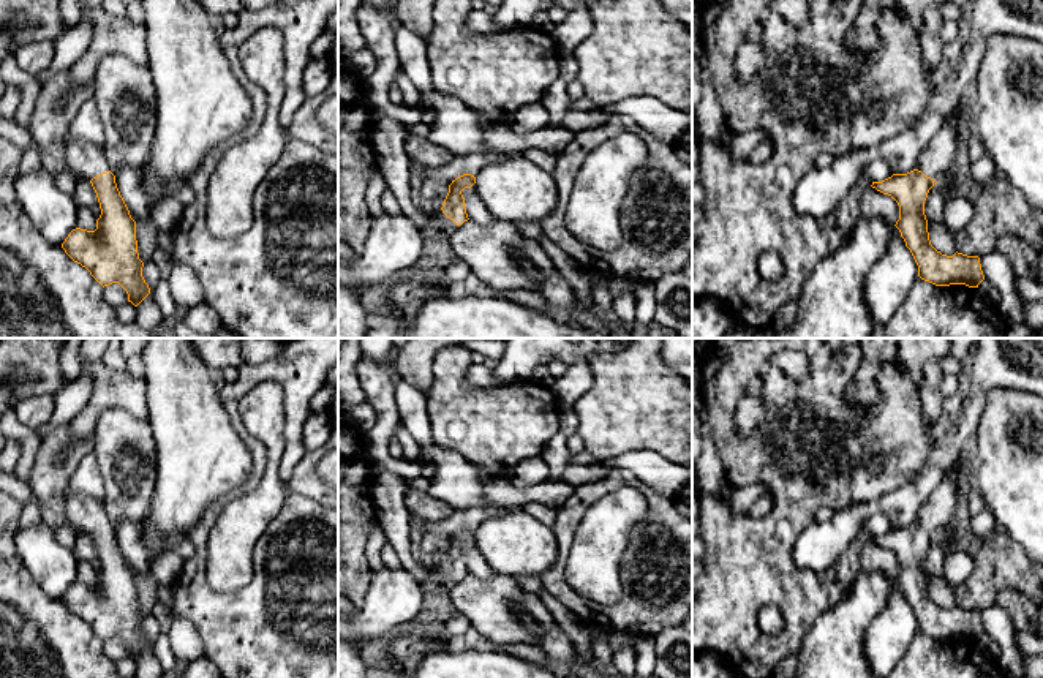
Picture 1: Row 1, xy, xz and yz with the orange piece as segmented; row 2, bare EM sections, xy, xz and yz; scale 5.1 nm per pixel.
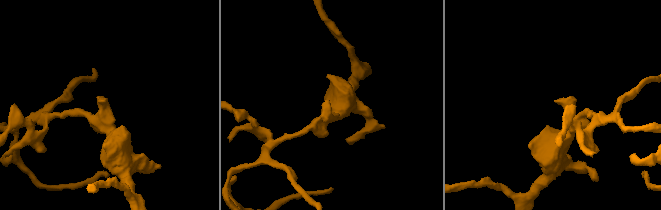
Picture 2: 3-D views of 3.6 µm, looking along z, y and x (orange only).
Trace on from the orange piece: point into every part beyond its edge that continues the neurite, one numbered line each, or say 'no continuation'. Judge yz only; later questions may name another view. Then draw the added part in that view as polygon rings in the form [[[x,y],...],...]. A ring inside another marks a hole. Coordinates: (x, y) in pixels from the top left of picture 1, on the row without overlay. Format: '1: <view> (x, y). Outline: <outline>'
1: yz (937, 509). Outline: [[[956,460],[918,510],[917,523],[936,536],[951,522],[956,509],[959,469],[961,465],[959,460]]]

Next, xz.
1: xz (438, 574). Outline: [[[442,564],[428,569],[430,571],[430,580],[436,582],[446,589],[450,589],[450,586],[457,582],[457,578],[447,572]]]

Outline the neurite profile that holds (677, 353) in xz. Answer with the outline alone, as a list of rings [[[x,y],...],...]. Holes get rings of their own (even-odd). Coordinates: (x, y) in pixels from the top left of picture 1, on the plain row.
[[[664,338],[664,362],[692,387],[692,338]]]

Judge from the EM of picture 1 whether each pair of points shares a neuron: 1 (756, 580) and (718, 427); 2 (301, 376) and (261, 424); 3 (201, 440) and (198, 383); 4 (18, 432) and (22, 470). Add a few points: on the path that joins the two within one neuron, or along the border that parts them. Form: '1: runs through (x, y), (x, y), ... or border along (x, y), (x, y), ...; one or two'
1: runs through (767, 542), (781, 527), (781, 490), (756, 465); one
2: border along (259, 381), (274, 381), (282, 389), (283, 435); two
3: runs through (198, 425), (198, 397); one
4: runs through (26, 441), (26, 460); one

